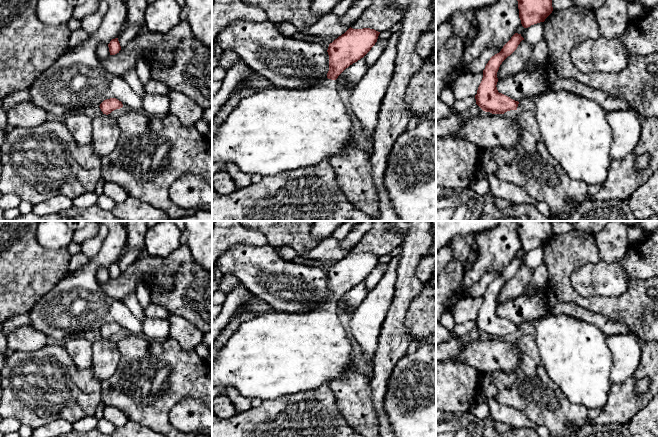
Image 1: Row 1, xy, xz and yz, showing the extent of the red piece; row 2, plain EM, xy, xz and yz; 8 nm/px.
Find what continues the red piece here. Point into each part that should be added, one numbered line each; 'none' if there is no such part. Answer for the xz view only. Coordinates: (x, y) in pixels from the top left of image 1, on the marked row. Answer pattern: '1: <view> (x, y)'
1: xz (275, 130)

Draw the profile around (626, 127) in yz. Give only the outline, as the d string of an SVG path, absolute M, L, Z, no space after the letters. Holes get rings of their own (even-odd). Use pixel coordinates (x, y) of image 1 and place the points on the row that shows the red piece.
M631 109L606 113L606 120L612 130L610 155L621 160L635 151L642 133L640 116Z

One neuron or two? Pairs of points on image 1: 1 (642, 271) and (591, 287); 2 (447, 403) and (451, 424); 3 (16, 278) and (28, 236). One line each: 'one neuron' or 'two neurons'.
1: one neuron
2: two neurons
3: one neuron

